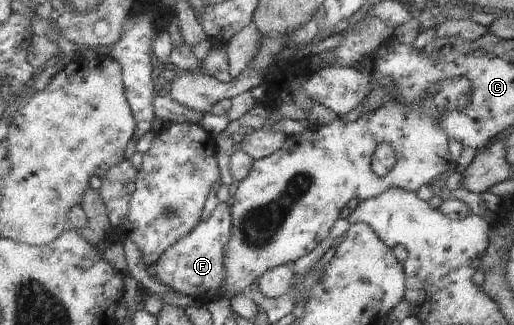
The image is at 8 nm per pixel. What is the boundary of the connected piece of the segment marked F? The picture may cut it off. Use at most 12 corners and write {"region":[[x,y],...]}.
{"region":[[230,203],[171,246],[155,277],[206,304],[223,298]]}

